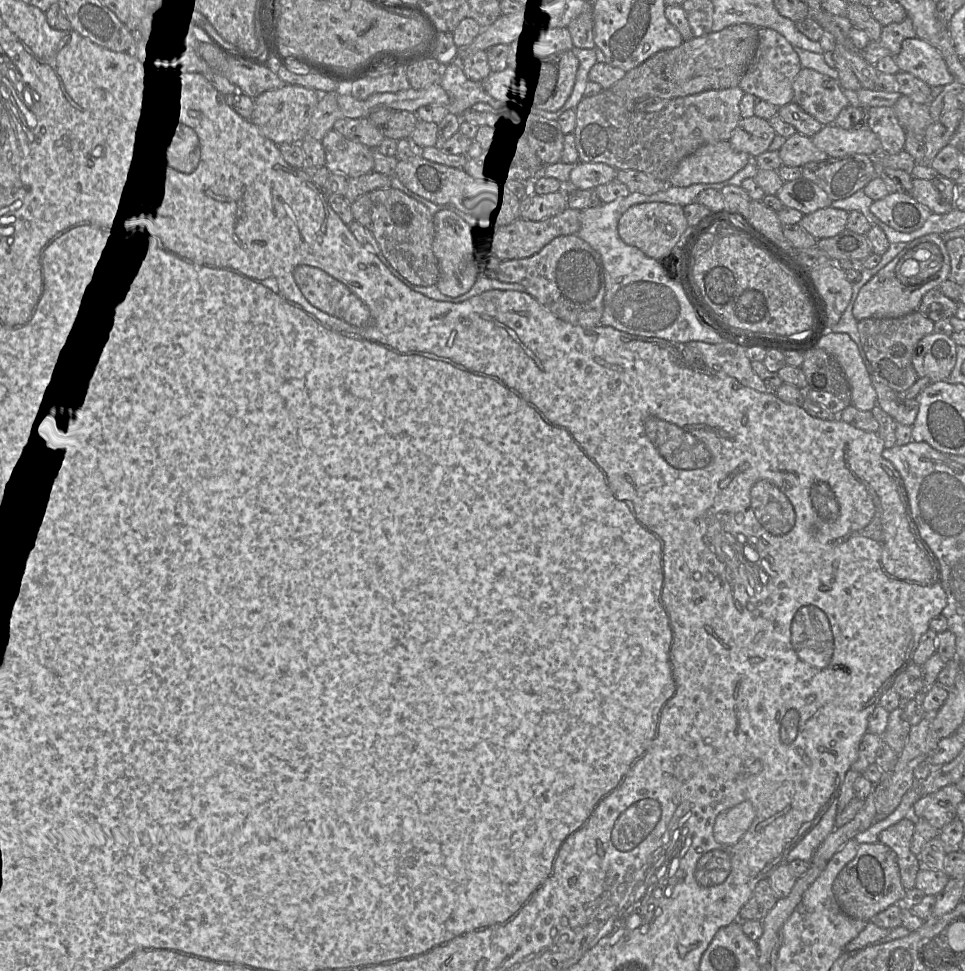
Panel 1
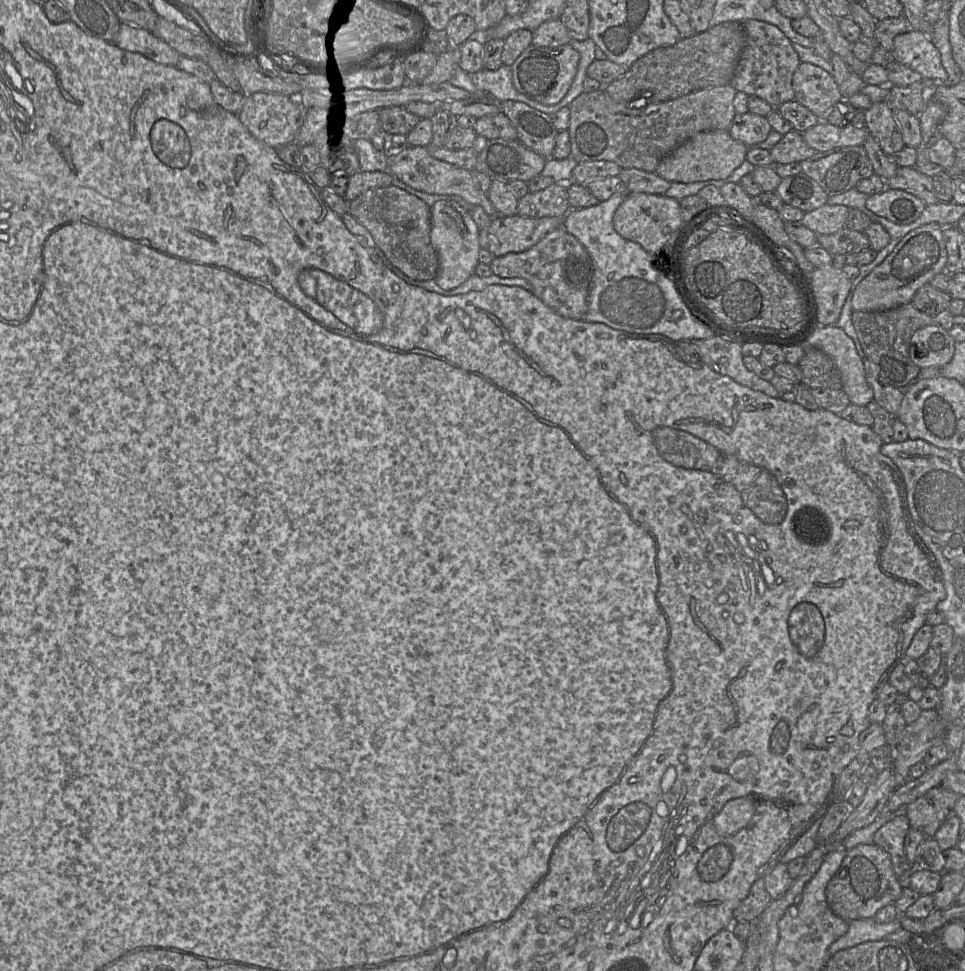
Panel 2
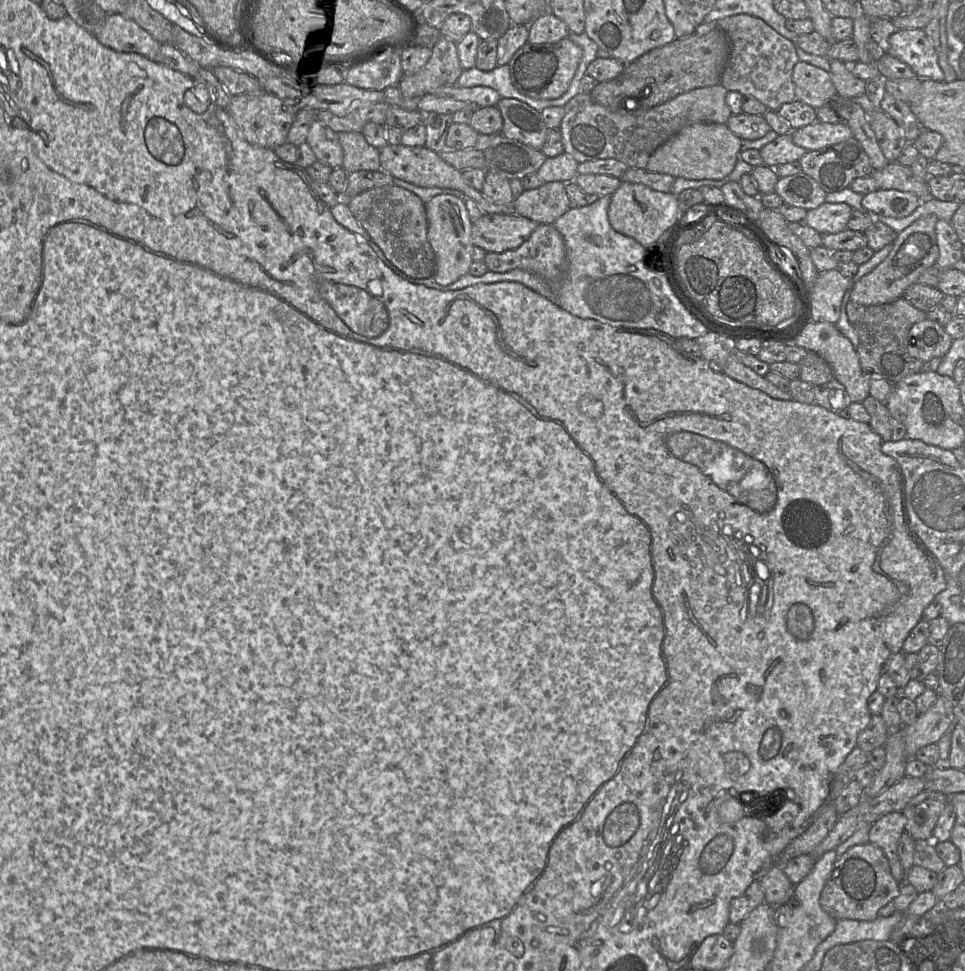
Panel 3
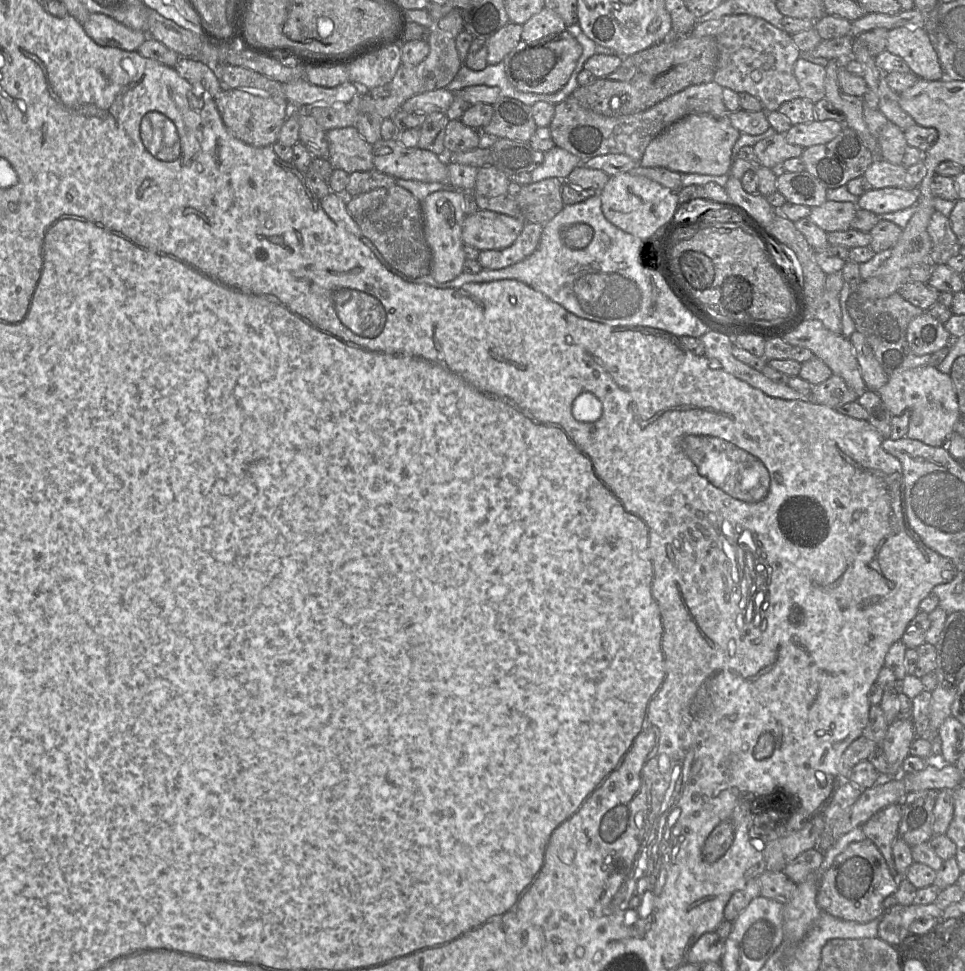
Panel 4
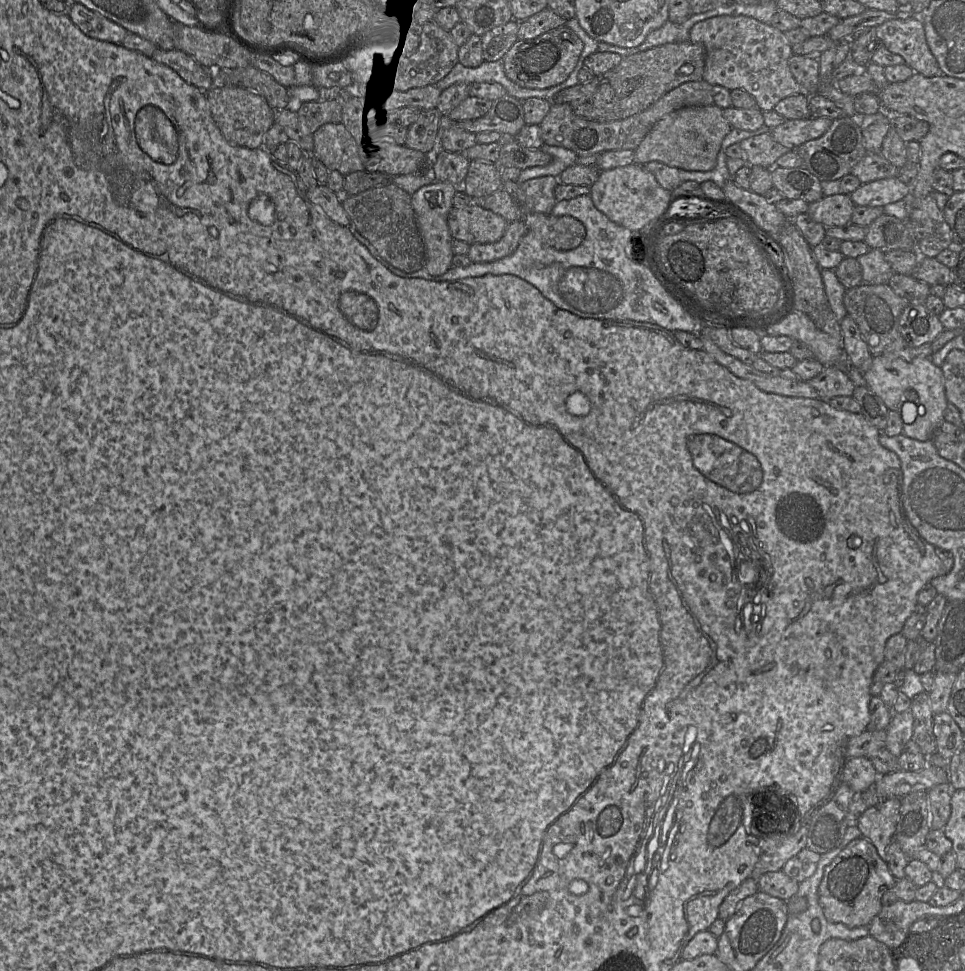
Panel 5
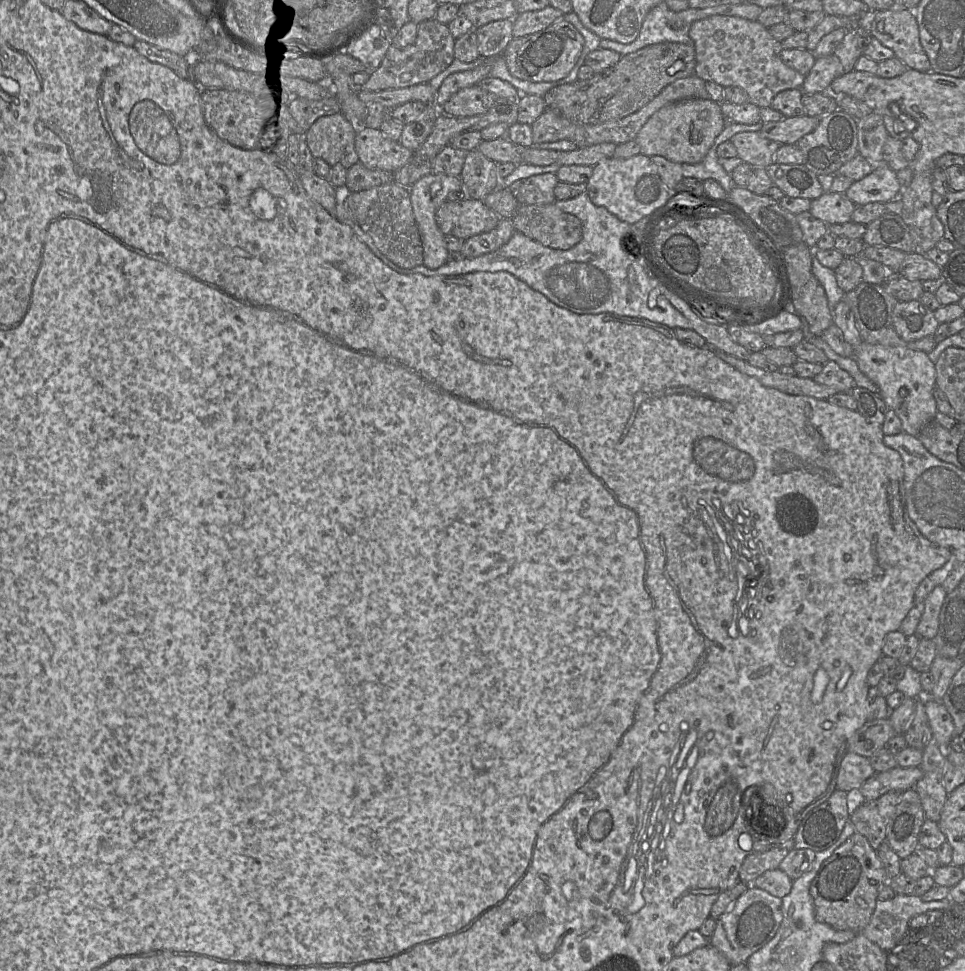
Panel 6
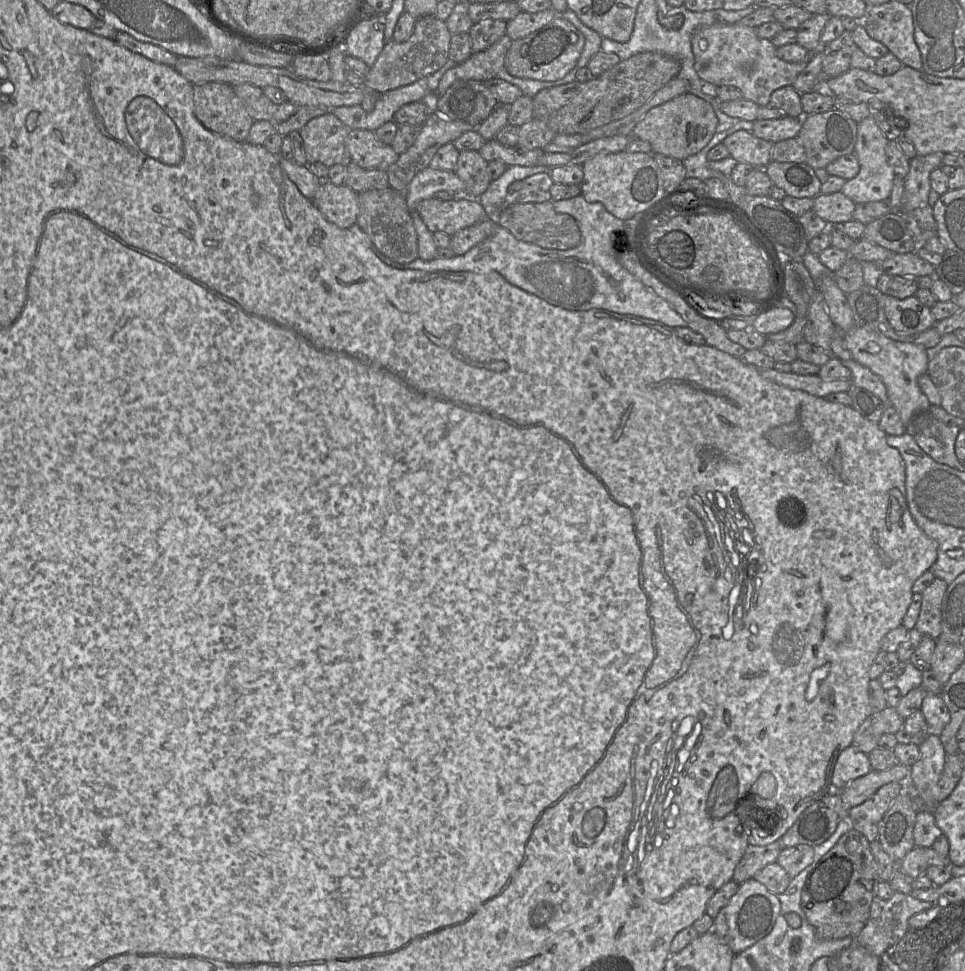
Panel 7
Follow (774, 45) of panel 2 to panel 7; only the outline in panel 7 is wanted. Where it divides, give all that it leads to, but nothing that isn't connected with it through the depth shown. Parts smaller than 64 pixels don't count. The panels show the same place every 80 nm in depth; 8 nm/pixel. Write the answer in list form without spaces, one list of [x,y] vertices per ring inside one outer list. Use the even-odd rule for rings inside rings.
[[[735,23],[735,24],[714,24],[712,26],[705,26],[705,27],[697,28],[692,35],[692,51],[693,51],[693,54],[695,57],[696,72],[697,72],[698,76],[703,81],[709,82],[711,84],[718,86],[718,87],[720,87],[720,86],[735,86],[736,88],[738,88],[741,91],[742,97],[744,99],[750,100],[752,102],[756,103],[760,107],[769,106],[770,97],[775,90],[782,88],[782,87],[785,87],[785,86],[792,86],[795,79],[797,78],[797,76],[806,68],[807,64],[810,62],[810,59],[807,59],[807,60],[804,60],[804,61],[798,62],[798,63],[790,63],[790,62],[786,62],[786,61],[780,59],[776,55],[776,47],[771,42],[771,40],[758,37],[758,35],[756,34],[755,28],[752,28],[749,26],[744,26],[744,25],[741,25],[738,23]]]

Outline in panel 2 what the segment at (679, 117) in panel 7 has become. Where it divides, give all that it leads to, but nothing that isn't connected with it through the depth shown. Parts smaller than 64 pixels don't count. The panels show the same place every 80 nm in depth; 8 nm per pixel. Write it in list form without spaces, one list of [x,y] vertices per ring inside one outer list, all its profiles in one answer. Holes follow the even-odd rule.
[[[728,131],[700,132],[664,157],[658,164],[655,173],[670,183],[723,180],[746,160],[748,149],[744,143],[733,139]]]

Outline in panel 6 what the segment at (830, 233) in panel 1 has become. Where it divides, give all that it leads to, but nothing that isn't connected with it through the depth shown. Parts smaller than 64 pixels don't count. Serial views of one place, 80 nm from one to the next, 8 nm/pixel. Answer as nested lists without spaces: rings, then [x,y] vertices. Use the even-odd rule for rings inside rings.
[[[824,192],[818,199],[812,200],[809,212],[826,224],[834,225],[850,222],[855,206],[845,193]]]

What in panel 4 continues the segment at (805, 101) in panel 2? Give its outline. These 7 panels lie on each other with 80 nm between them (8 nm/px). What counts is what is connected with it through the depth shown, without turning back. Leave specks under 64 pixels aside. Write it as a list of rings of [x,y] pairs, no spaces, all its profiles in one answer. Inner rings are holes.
[[[799,57],[794,64],[794,75],[798,81],[802,97],[813,104],[825,98],[825,67]]]

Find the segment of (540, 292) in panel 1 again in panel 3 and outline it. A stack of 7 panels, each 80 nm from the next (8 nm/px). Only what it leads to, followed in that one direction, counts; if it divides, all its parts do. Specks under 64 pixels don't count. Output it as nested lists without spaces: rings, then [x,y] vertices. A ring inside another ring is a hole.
[[[539,224],[530,237],[518,248],[502,253],[488,252],[483,262],[486,264],[488,271],[491,272],[505,273],[513,269],[531,272],[545,281],[552,281],[558,289],[565,275],[567,263],[564,239],[553,224]]]

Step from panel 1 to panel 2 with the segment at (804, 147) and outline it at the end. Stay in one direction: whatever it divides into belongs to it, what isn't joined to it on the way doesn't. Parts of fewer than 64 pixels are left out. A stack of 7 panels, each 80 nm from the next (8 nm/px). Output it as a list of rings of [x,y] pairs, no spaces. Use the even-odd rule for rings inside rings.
[[[791,130],[770,150],[774,165],[800,163],[813,157],[816,150],[809,147],[803,139],[802,133]]]

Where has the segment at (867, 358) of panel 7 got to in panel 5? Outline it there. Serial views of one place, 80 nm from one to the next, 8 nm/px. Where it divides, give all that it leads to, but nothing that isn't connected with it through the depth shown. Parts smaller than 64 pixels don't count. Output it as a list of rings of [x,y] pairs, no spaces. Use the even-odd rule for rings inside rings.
[[[898,355],[873,357],[871,368],[864,373],[867,387],[879,396],[889,410],[896,411],[903,419],[903,434],[920,441],[931,441],[945,421],[948,401],[944,375],[930,357],[905,360]]]

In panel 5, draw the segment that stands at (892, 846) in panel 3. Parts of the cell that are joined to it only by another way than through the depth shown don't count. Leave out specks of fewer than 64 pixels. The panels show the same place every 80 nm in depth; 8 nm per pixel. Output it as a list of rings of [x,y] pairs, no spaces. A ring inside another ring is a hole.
[[[889,797],[859,814],[855,823],[862,837],[868,839],[886,862],[886,848],[894,840],[900,798]]]

